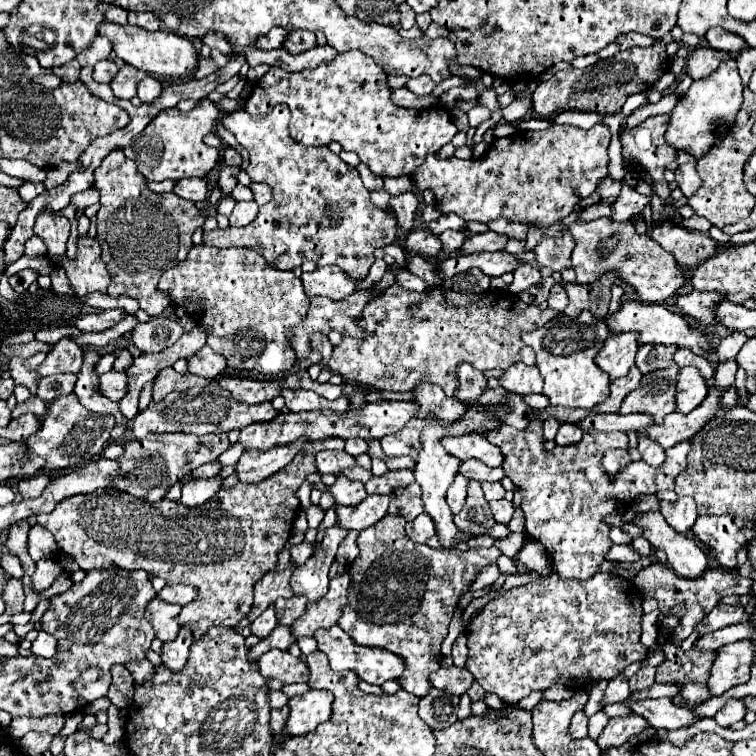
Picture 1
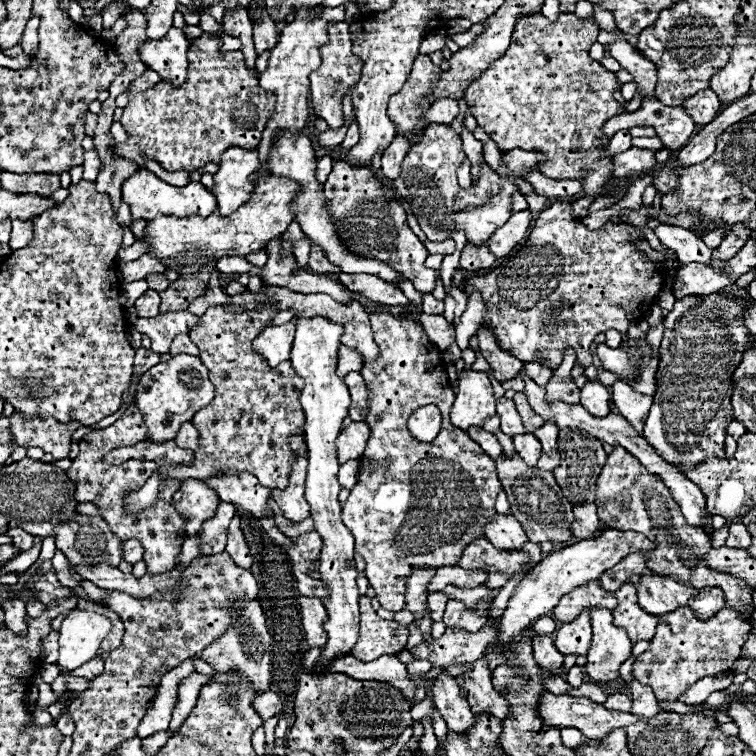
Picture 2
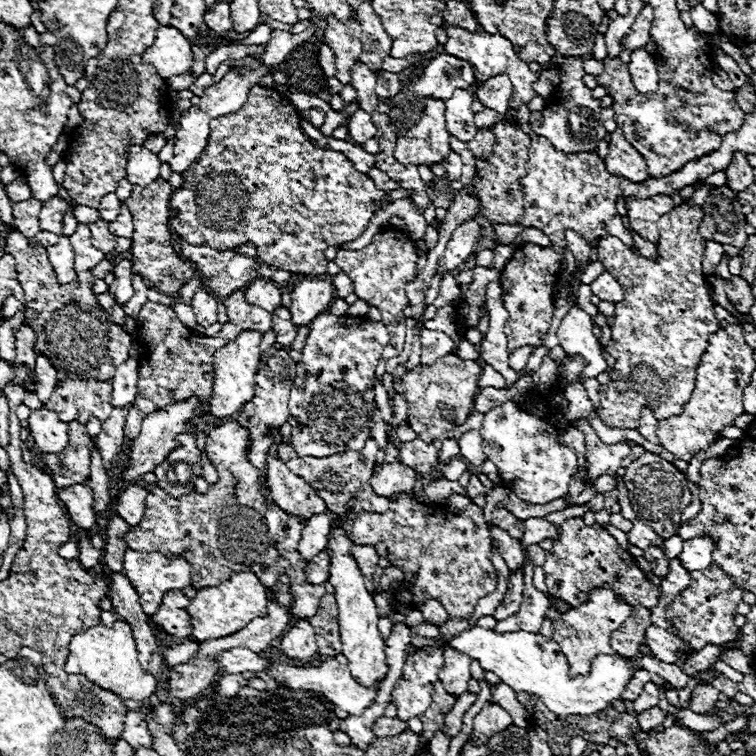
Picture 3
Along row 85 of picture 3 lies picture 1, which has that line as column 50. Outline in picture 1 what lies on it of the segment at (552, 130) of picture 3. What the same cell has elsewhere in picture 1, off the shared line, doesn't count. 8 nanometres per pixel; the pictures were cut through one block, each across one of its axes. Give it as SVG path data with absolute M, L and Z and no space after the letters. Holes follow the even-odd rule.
M38 560L36 572L32 574L32 588L36 592L46 590L56 580L58 574L60 574L60 564L56 560Z

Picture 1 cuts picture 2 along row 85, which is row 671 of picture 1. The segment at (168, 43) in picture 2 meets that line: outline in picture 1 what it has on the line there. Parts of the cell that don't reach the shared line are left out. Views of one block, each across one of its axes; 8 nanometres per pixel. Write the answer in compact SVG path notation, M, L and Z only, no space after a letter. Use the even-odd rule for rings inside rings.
M188 626L180 628L180 634L174 642L162 644L162 660L164 666L168 666L172 672L180 672L186 666L188 660L188 652L190 652L190 644L192 644L192 632Z

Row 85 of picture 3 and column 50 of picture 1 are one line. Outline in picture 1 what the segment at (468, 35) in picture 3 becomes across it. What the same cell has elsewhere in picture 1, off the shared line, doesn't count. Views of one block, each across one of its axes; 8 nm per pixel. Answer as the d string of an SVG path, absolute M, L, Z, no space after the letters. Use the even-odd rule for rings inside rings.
M326 438L316 442L306 442L304 450L274 476L260 484L238 482L230 490L218 490L206 504L196 508L186 508L170 500L144 502L142 498L132 498L130 494L120 494L118 490L96 490L92 494L80 494L76 498L66 498L58 502L50 514L36 516L38 524L52 532L56 544L66 554L74 556L82 570L92 568L128 568L146 570L150 576L160 576L166 584L190 584L198 590L196 600L182 608L178 622L190 624L194 642L198 642L210 626L234 628L242 618L248 616L252 606L254 584L278 564L278 554L284 550L288 538L292 536L292 524L296 520L300 500L296 496L300 484L310 472L316 472L314 456L324 448L344 448L342 438Z

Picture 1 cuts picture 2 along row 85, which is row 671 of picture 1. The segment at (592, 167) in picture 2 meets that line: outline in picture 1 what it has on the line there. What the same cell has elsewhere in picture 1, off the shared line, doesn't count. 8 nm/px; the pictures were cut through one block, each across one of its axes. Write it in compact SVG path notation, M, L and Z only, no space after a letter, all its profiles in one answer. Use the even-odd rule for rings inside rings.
M556 572L518 586L488 602L486 608L470 622L468 662L466 668L474 680L486 690L514 704L534 690L546 690L552 684L562 684L570 690L584 690L598 680L612 680L628 664L644 660L648 648L640 642L640 628L634 628L636 608L642 606L642 594L628 580L598 572L584 582L560 578Z

